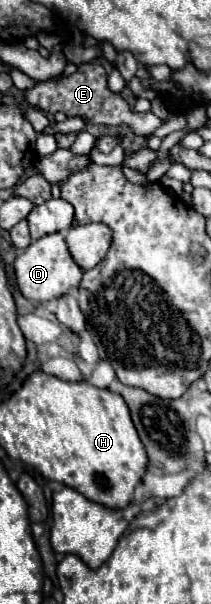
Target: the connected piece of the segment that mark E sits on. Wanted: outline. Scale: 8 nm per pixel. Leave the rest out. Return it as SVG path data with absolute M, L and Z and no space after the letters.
M91 62L91 64L83 64L77 68L75 74L71 76L63 76L61 80L53 82L53 80L47 80L47 82L37 82L35 88L31 90L25 90L25 100L47 112L47 114L55 114L55 112L63 112L67 114L69 118L73 116L79 116L87 122L93 122L93 124L105 124L105 126L121 126L121 124L127 124L133 128L135 134L139 136L145 136L145 138L151 138L153 132L158 129L162 124L160 118L157 118L153 112L145 112L145 114L135 114L129 104L115 92L111 92L107 88L107 74L103 70L101 64L97 62Z

